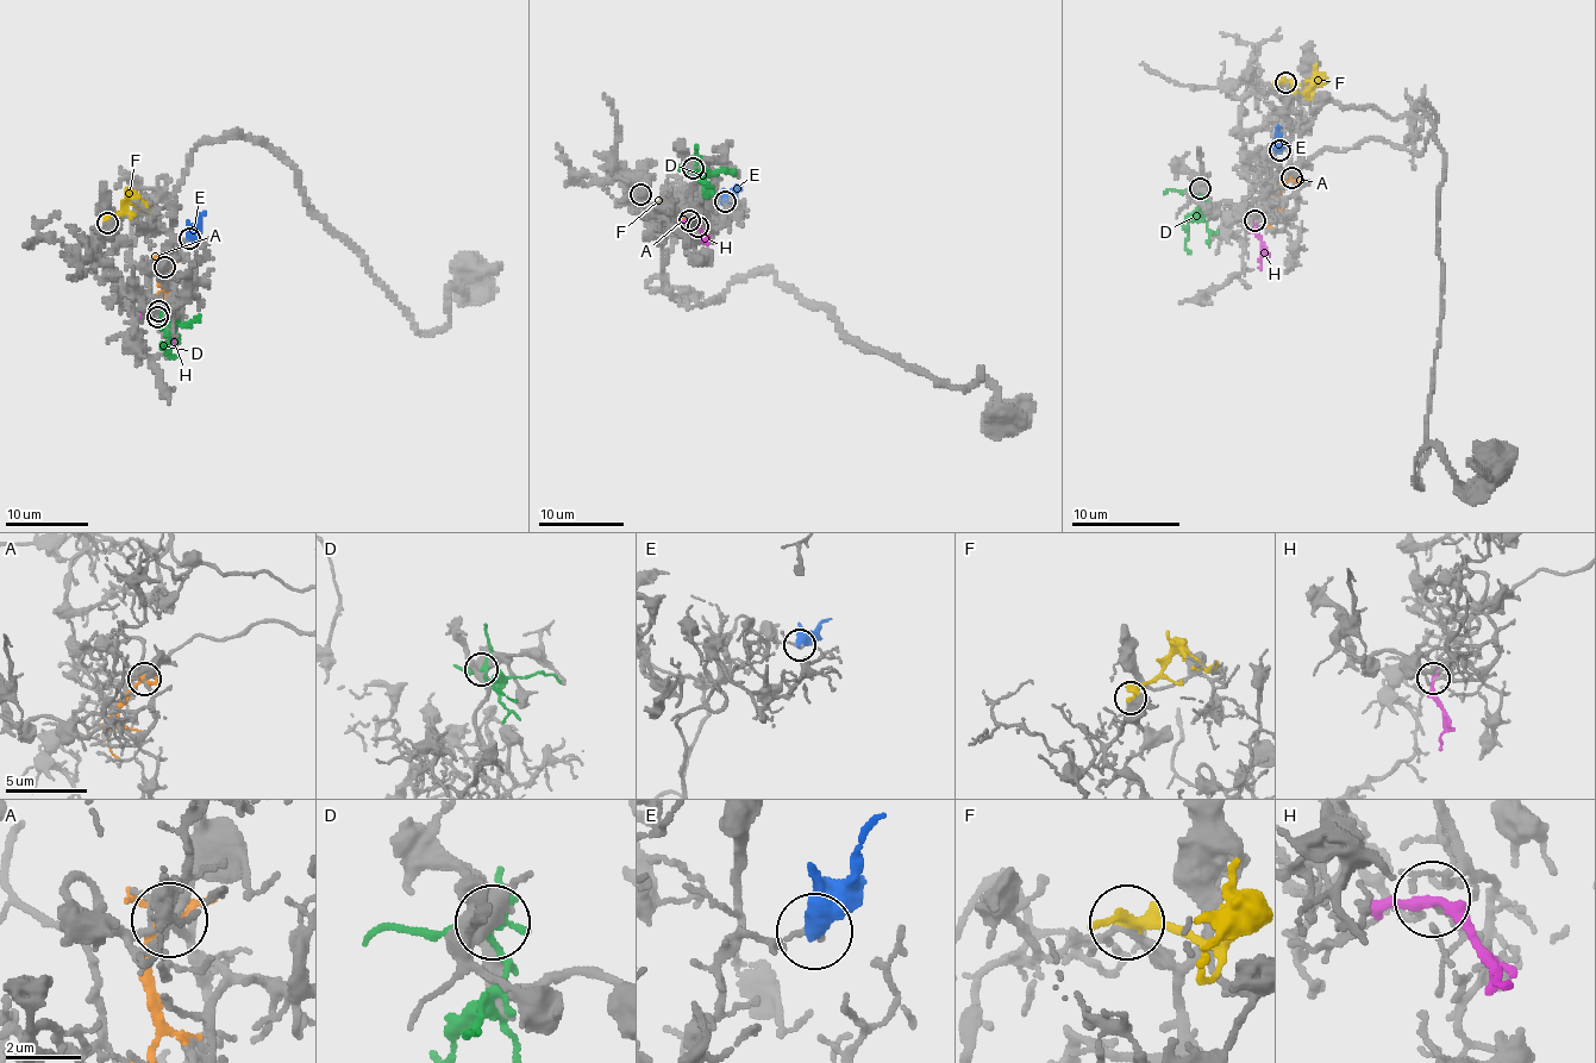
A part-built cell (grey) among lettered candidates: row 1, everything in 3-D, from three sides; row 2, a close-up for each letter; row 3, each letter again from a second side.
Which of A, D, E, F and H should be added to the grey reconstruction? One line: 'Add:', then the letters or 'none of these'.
Add: none of these

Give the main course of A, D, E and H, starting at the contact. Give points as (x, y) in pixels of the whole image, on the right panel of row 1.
A: (1290, 177), (1269, 208), (1294, 213)
D: (1199, 188), (1201, 205), (1188, 223), (1184, 245), (1190, 252)
E: (1278, 150), (1278, 126)
H: (1256, 220), (1260, 238), (1260, 268)

